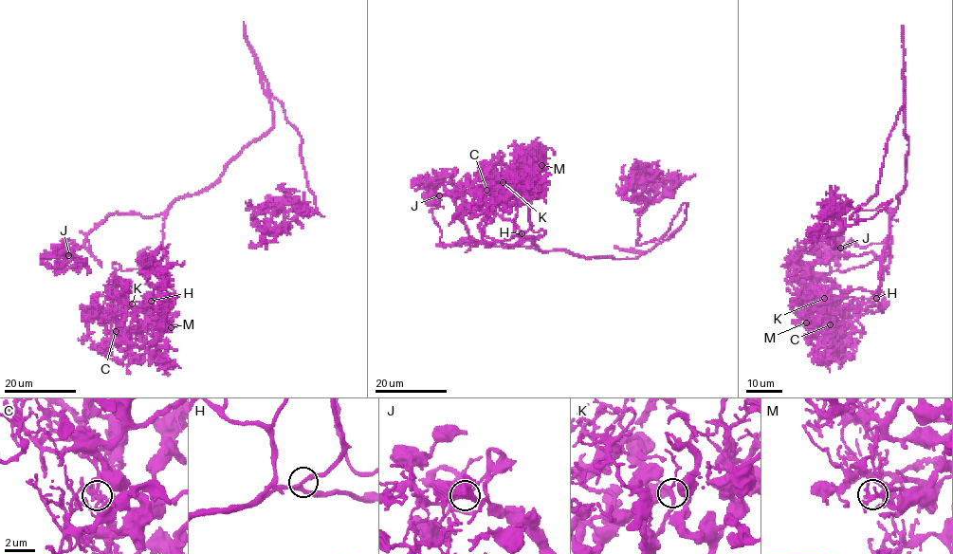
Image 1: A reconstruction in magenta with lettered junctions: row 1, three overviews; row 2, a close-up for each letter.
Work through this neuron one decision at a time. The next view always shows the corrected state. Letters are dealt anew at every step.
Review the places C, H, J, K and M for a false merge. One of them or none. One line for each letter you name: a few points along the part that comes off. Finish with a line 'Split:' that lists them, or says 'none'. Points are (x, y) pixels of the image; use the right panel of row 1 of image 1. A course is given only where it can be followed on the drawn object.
Split: none

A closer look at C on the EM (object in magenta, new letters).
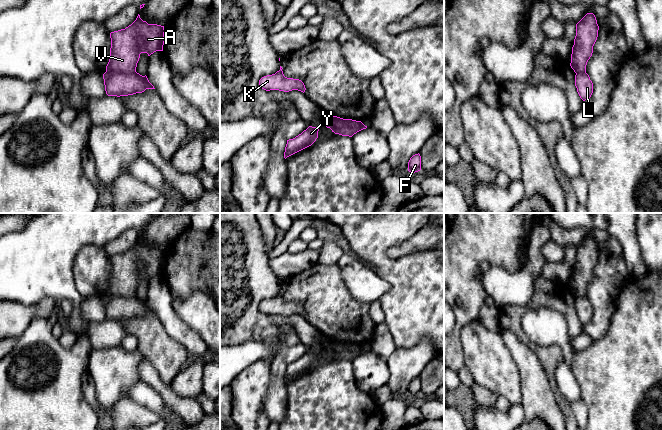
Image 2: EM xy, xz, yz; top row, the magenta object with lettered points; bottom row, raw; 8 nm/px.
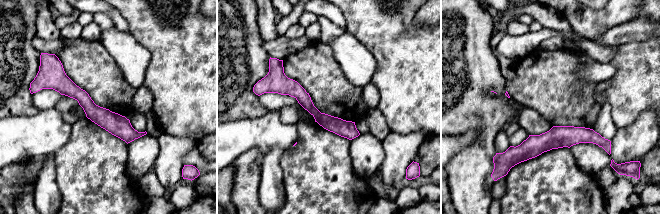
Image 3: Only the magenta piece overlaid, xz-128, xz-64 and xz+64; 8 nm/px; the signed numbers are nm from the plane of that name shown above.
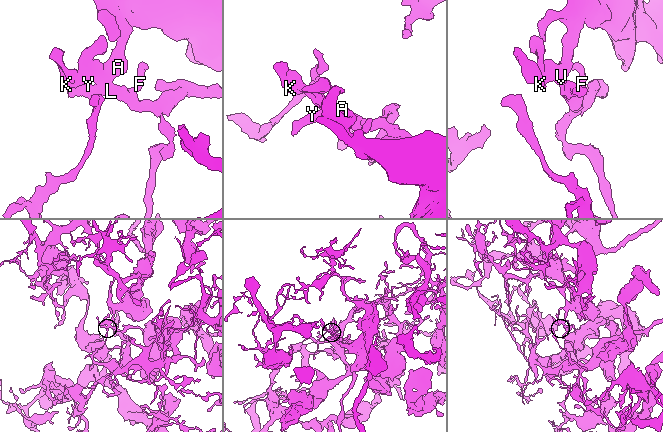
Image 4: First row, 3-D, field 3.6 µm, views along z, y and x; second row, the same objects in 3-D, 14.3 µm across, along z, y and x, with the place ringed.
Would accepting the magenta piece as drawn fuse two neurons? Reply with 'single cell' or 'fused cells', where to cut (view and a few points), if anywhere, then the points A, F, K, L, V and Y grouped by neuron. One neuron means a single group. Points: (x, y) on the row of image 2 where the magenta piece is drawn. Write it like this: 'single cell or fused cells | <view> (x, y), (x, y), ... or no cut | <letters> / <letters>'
single cell | no cut | A F K L V Y

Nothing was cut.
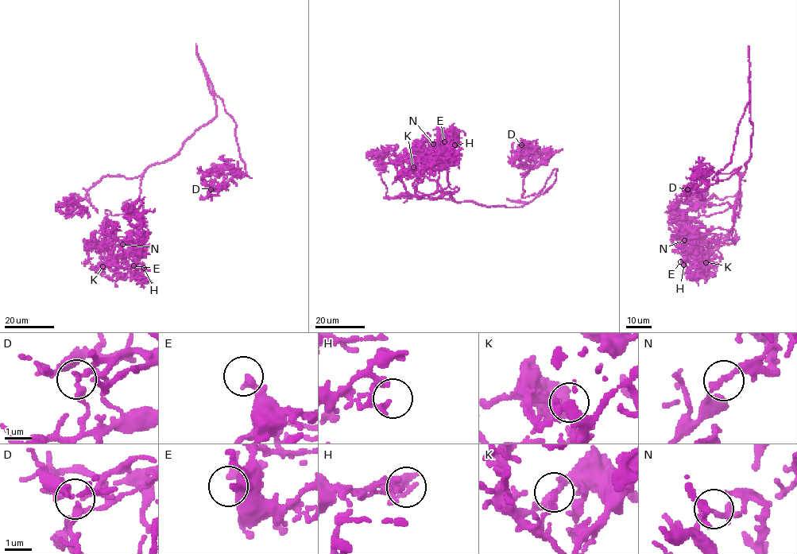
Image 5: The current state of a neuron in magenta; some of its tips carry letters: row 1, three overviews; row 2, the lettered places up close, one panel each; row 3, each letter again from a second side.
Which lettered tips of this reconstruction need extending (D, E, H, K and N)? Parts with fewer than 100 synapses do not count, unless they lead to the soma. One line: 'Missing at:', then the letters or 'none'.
Missing at: H

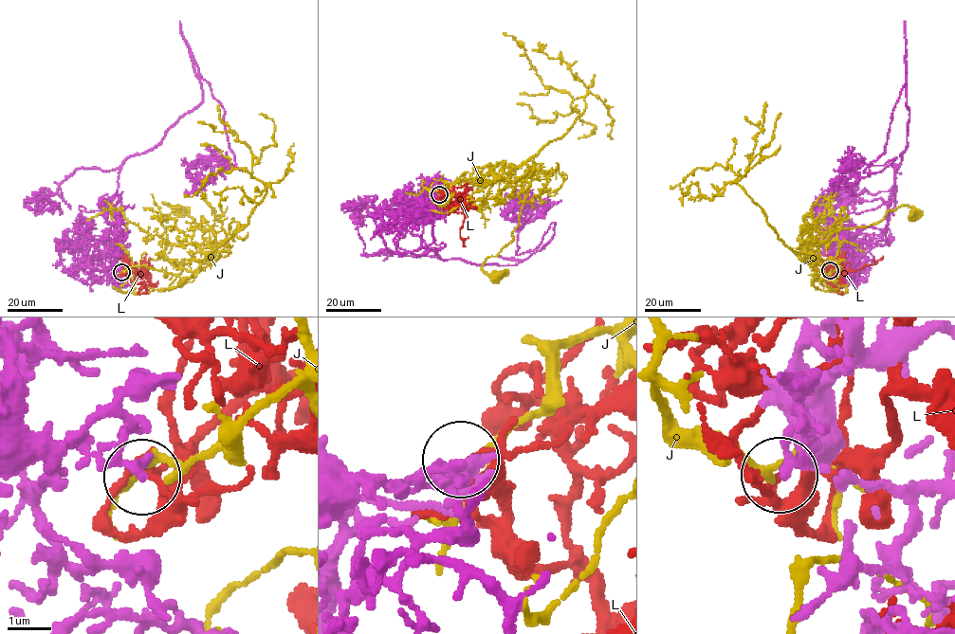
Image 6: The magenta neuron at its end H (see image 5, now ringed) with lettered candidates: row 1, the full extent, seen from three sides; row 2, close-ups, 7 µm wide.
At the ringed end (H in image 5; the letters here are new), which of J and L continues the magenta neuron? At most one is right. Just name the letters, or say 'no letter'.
L

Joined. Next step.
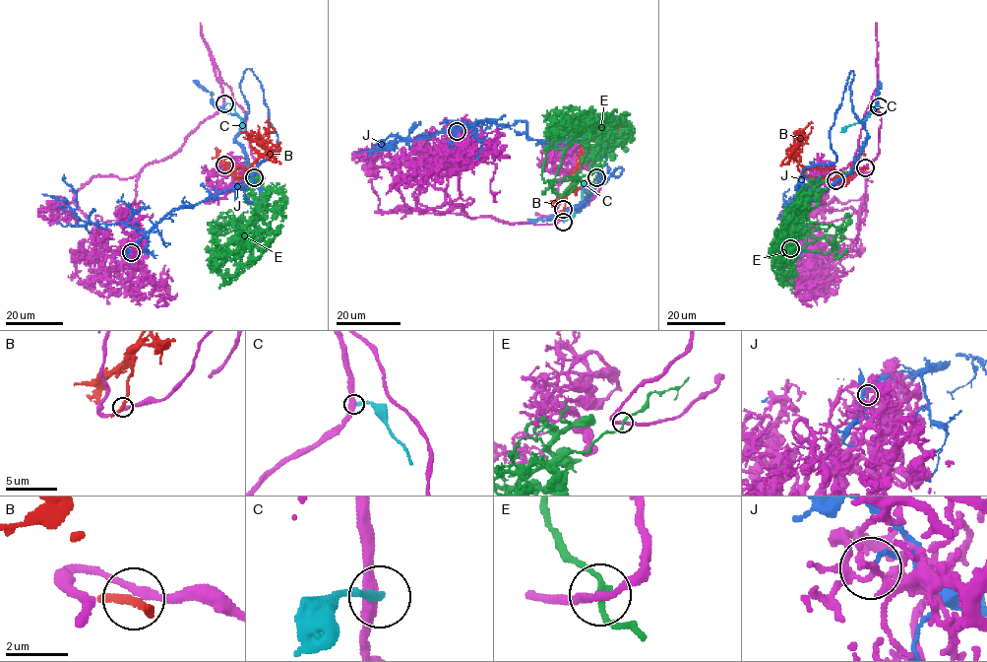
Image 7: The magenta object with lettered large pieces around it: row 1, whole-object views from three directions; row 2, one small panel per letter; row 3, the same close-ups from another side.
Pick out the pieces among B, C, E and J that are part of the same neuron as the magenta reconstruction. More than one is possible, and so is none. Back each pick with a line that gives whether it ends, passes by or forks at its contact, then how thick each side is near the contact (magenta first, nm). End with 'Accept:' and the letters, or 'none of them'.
E: it passes by | 200/170 nm
Accept: E

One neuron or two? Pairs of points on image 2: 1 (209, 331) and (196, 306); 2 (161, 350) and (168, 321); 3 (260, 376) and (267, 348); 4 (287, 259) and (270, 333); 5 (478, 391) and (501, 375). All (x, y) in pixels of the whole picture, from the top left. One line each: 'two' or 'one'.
1: one
2: two
3: two
4: two
5: two

